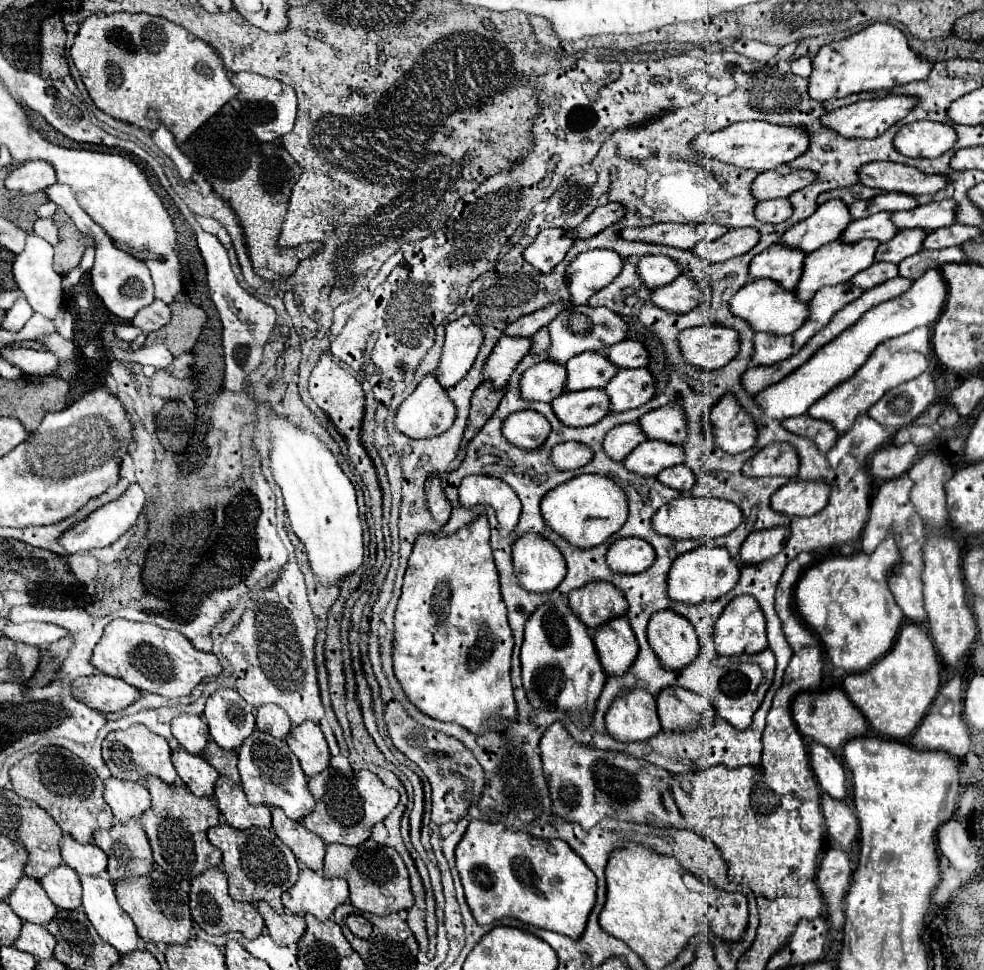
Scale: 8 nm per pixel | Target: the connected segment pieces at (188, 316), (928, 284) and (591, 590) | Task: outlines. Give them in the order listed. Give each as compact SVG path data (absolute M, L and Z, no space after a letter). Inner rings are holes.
M172 302L172 320L164 328L150 332L146 344L164 344L172 356L190 352L206 324L206 312L194 304Z
M934 268L934 270L924 272L924 276L920 276L912 284L912 288L908 292L904 292L902 296L892 298L890 302L878 304L876 308L872 308L872 312L866 312L864 320L860 320L860 324L856 324L856 328L848 328L848 332L844 332L844 336L838 336L832 344L826 344L820 352L816 352L816 356L812 356L812 360L808 360L808 364L800 366L796 372L788 374L784 380L764 388L764 392L758 394L756 400L758 400L760 408L764 410L762 422L766 422L770 418L782 422L784 418L806 414L806 410L818 398L828 394L830 388L848 380L868 360L868 356L880 342L902 336L918 326L932 326L942 314L946 294L948 294L948 290L946 290L942 272Z
M590 582L576 588L568 596L570 608L590 628L598 628L606 620L628 610L628 602L620 590L610 582Z

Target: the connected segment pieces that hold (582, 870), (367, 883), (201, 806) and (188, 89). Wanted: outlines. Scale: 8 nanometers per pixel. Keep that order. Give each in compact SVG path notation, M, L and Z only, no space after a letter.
M472 820L456 846L456 866L478 924L510 916L536 928L580 938L594 908L596 876L564 840L532 846L526 832L508 830L500 822Z
M366 840L360 846L342 846L328 844L326 846L326 862L324 862L326 878L344 878L350 886L350 902L352 906L372 912L378 916L388 916L392 912L408 910L414 906L414 896L410 890L408 870L394 848L380 846L374 840Z
M148 776L146 788L152 794L152 808L140 818L140 822L154 850L154 860L162 872L178 882L190 882L192 878L204 874L208 868L218 866L222 862L222 852L214 848L206 838L208 828L220 822L220 812L214 802L208 798L192 796L192 792L188 792L184 786L168 788L168 784L156 776Z
M122 12L90 16L80 24L70 56L90 98L104 114L148 132L154 132L158 124L164 124L176 136L176 142L188 140L210 116L238 94L238 88L230 82L220 56L210 48L210 44L192 36L182 26L168 22L166 18L152 18L150 14Z

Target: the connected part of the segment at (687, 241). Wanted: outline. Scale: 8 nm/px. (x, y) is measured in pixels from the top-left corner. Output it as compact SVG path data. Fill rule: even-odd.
M654 224L646 228L626 228L622 230L622 236L626 240L644 240L692 250L700 240L716 240L726 232L728 228L720 224Z

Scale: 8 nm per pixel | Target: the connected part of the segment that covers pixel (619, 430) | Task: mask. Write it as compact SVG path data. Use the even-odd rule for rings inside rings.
M638 422L618 424L604 438L604 450L612 460L624 460L638 444L646 440Z

